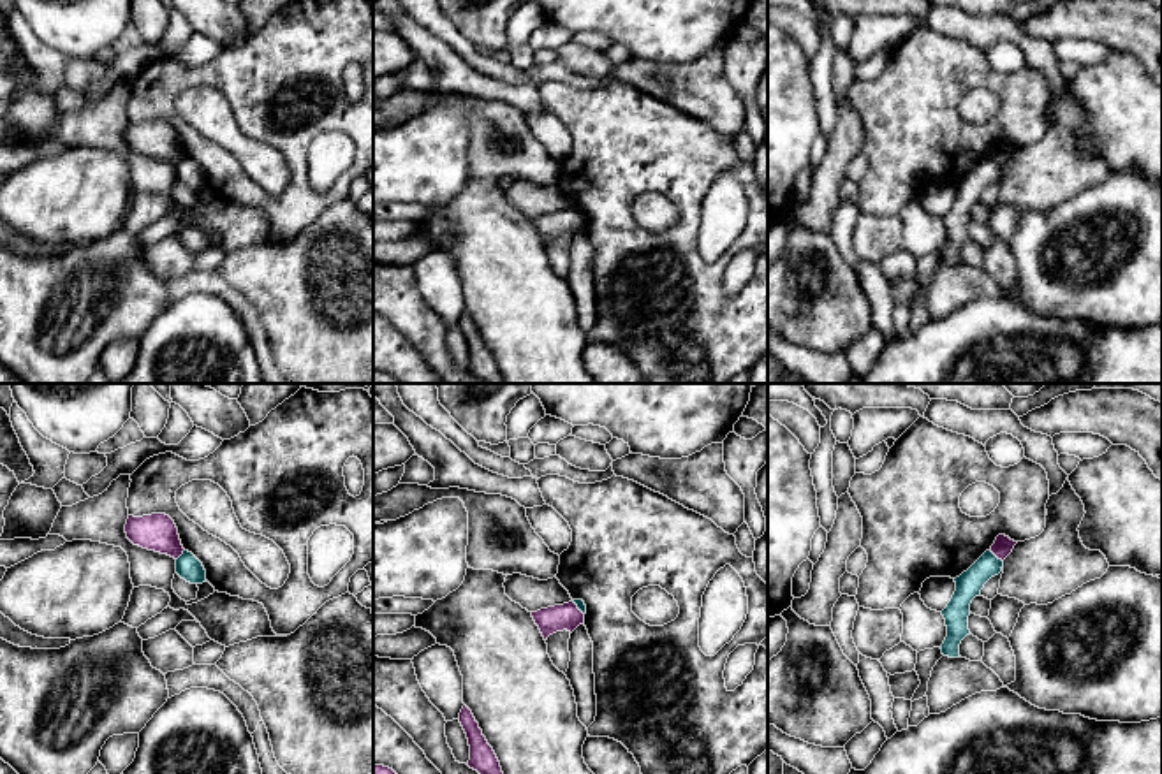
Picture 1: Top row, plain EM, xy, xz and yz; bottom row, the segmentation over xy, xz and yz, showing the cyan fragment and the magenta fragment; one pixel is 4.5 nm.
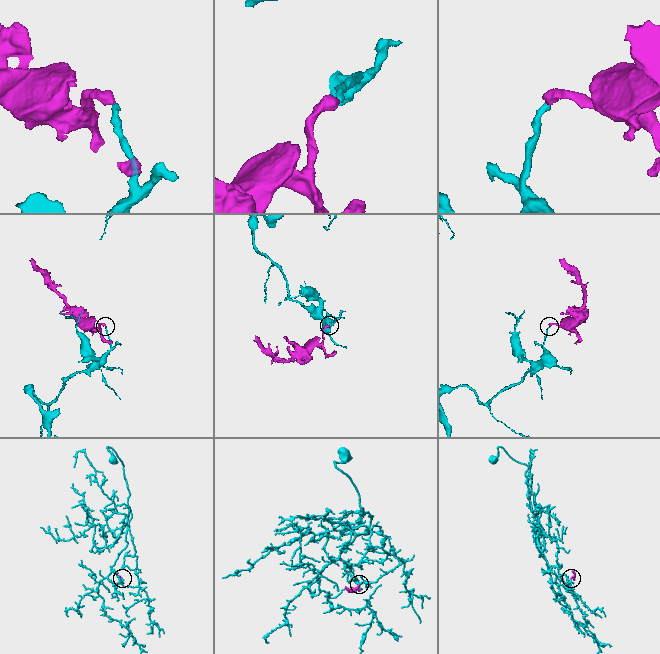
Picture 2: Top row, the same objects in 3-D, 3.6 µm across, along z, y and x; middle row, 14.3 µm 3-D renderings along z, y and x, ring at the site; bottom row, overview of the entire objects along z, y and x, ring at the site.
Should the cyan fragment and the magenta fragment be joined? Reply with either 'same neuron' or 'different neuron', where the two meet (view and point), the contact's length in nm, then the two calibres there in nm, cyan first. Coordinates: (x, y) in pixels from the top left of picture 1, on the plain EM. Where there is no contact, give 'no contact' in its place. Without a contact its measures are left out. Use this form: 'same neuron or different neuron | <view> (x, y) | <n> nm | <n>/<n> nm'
different neuron | yz (995, 162) | 90 nm | 120/90 nm

